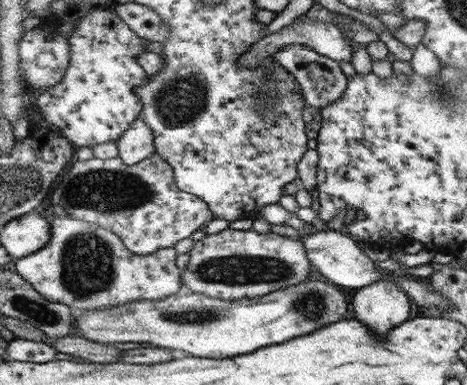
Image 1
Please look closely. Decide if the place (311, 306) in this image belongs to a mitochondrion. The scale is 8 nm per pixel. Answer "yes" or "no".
yes

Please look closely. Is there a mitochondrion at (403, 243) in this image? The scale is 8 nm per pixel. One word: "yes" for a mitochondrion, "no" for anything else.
no

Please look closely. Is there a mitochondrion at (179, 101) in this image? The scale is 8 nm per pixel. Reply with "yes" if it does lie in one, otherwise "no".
yes

